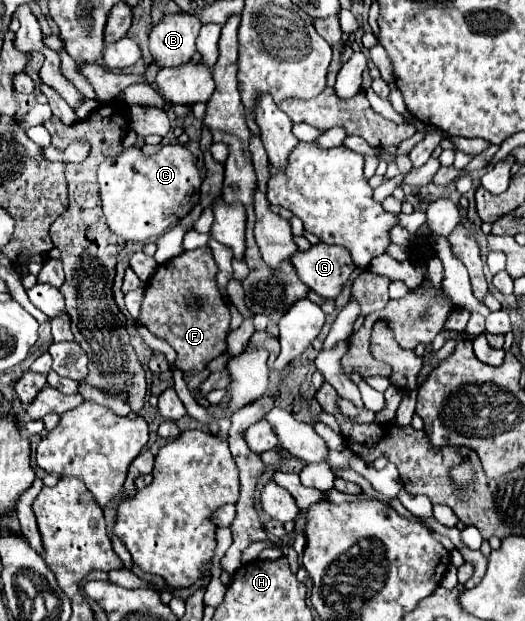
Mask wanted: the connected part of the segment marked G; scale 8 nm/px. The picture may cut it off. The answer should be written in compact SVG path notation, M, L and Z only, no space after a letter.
M316 243L308 251L296 251L292 263L300 279L326 299L336 299L354 271L352 257L344 247L324 243Z

